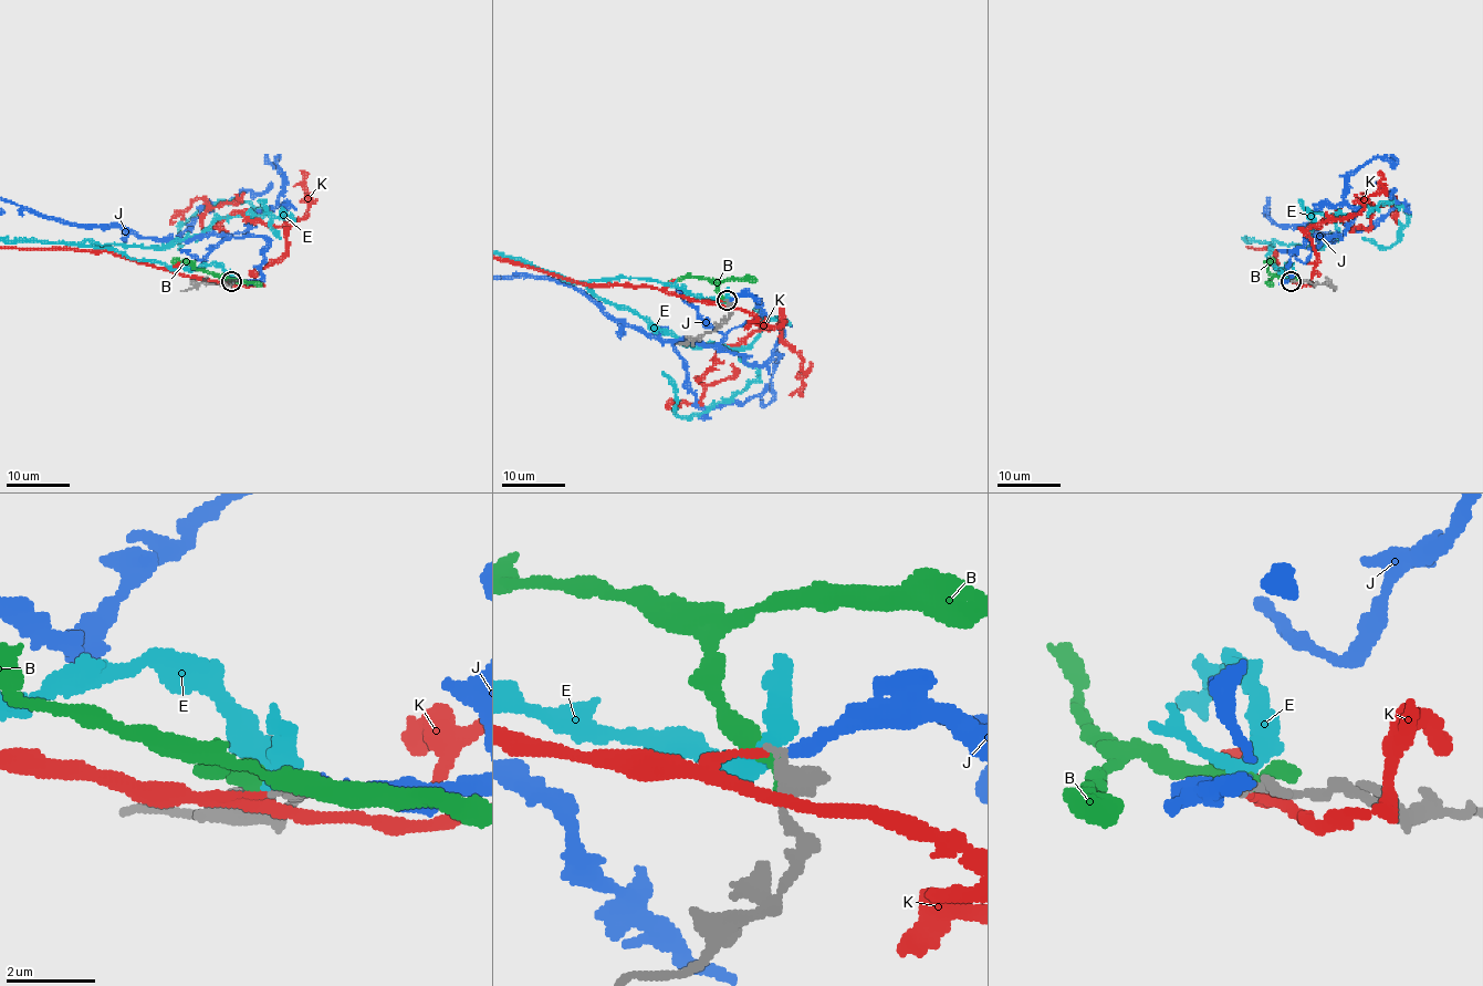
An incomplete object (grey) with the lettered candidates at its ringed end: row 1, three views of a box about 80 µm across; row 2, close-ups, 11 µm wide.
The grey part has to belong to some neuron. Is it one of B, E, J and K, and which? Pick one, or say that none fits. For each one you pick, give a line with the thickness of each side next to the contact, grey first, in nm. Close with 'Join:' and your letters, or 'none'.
Join: none

